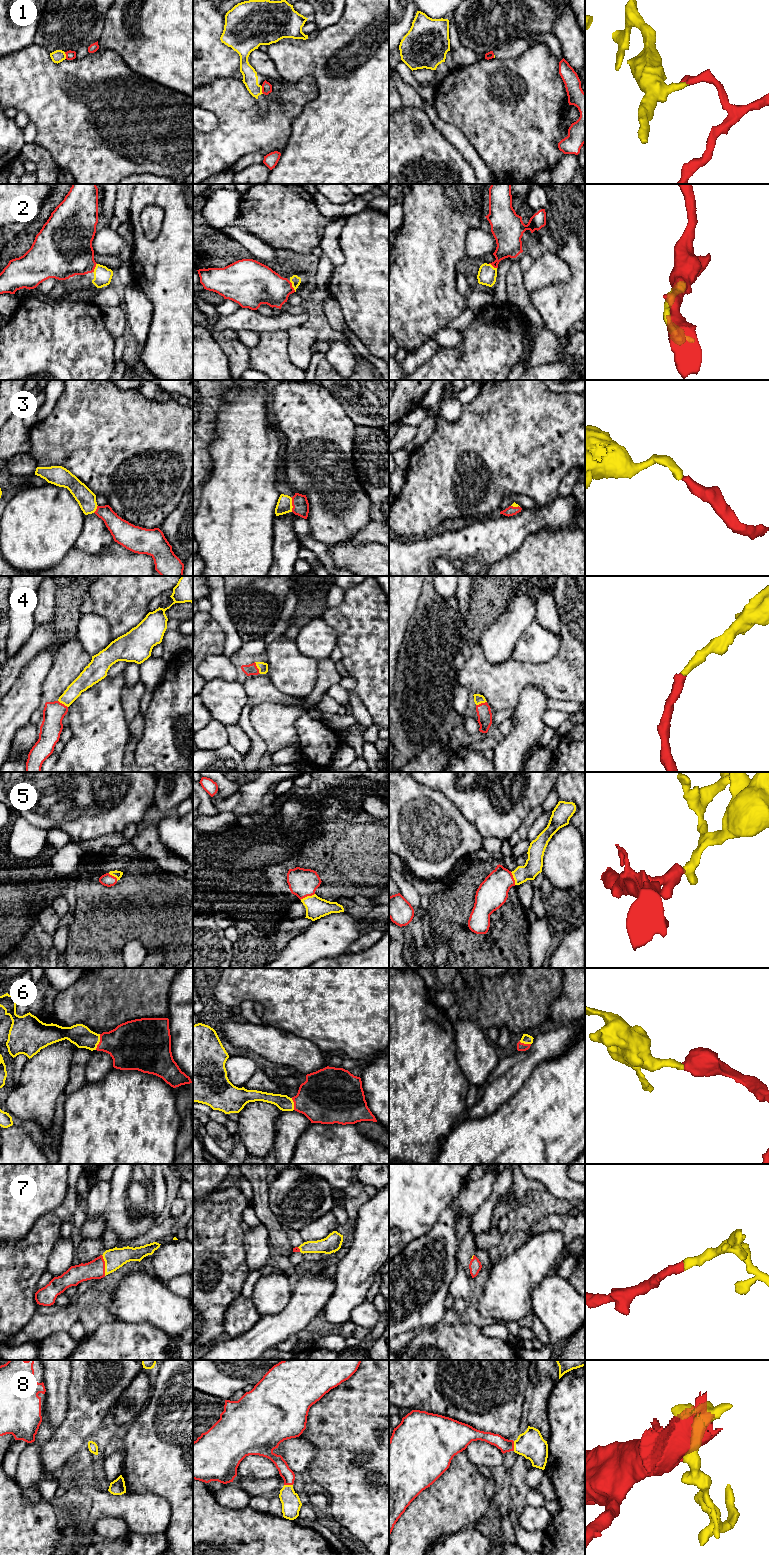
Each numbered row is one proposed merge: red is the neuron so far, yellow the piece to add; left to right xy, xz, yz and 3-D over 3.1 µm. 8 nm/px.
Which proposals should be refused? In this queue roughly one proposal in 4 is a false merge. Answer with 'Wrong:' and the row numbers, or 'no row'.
Wrong: 1

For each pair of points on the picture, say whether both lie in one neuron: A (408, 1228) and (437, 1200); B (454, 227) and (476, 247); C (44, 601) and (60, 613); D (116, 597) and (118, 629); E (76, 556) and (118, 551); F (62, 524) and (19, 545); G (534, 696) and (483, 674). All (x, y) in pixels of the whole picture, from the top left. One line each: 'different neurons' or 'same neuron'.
A: same neuron
B: different neurons
C: different neurons
D: same neuron
E: same neuron
F: same neuron
G: different neurons

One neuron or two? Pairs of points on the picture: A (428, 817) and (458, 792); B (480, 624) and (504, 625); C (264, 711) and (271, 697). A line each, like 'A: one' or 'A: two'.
A: two
B: two
C: two

